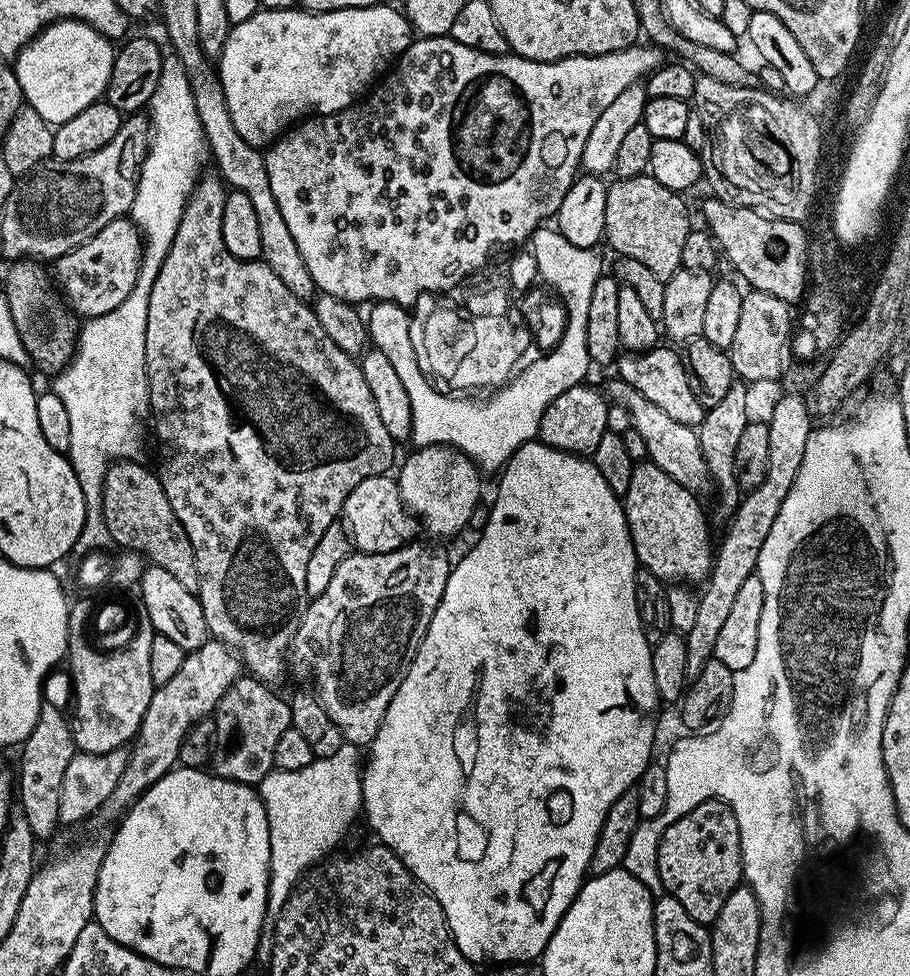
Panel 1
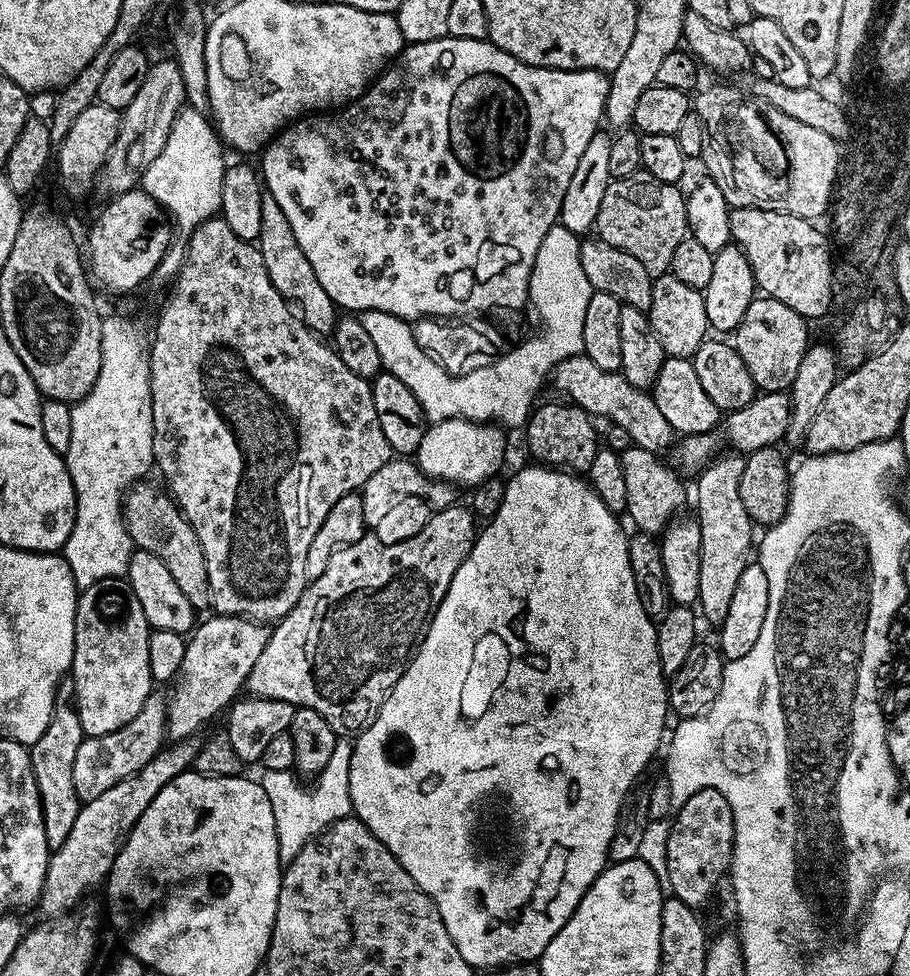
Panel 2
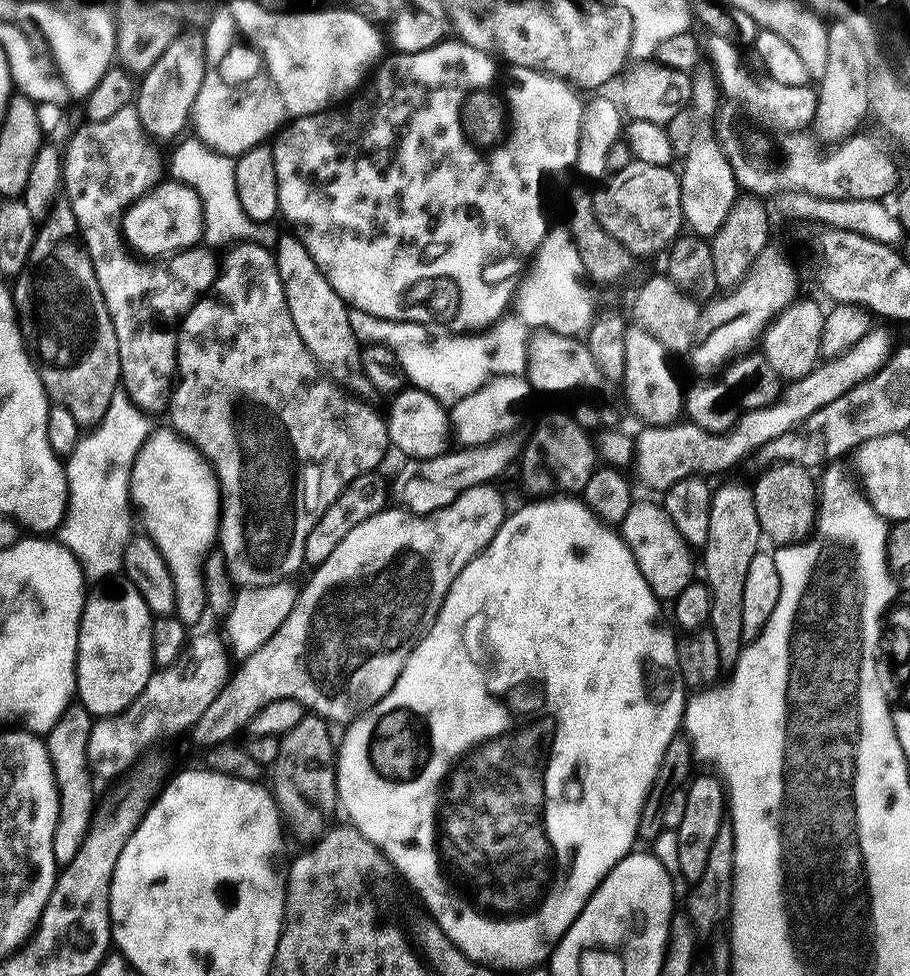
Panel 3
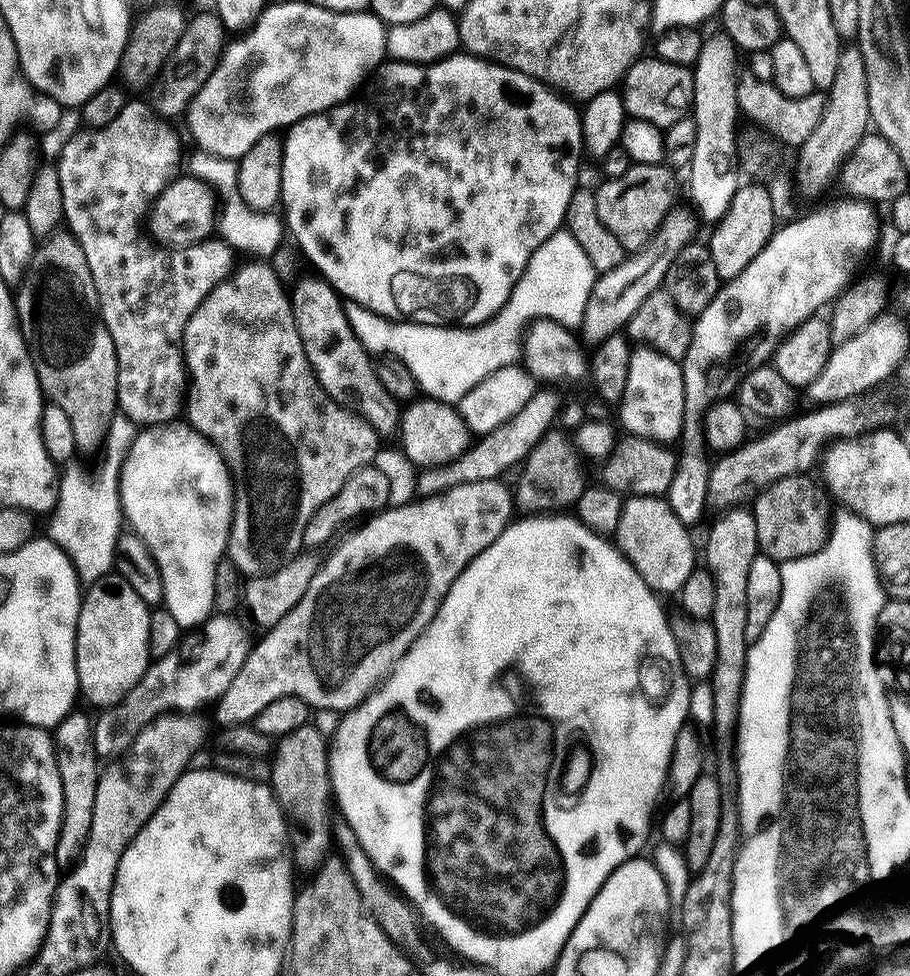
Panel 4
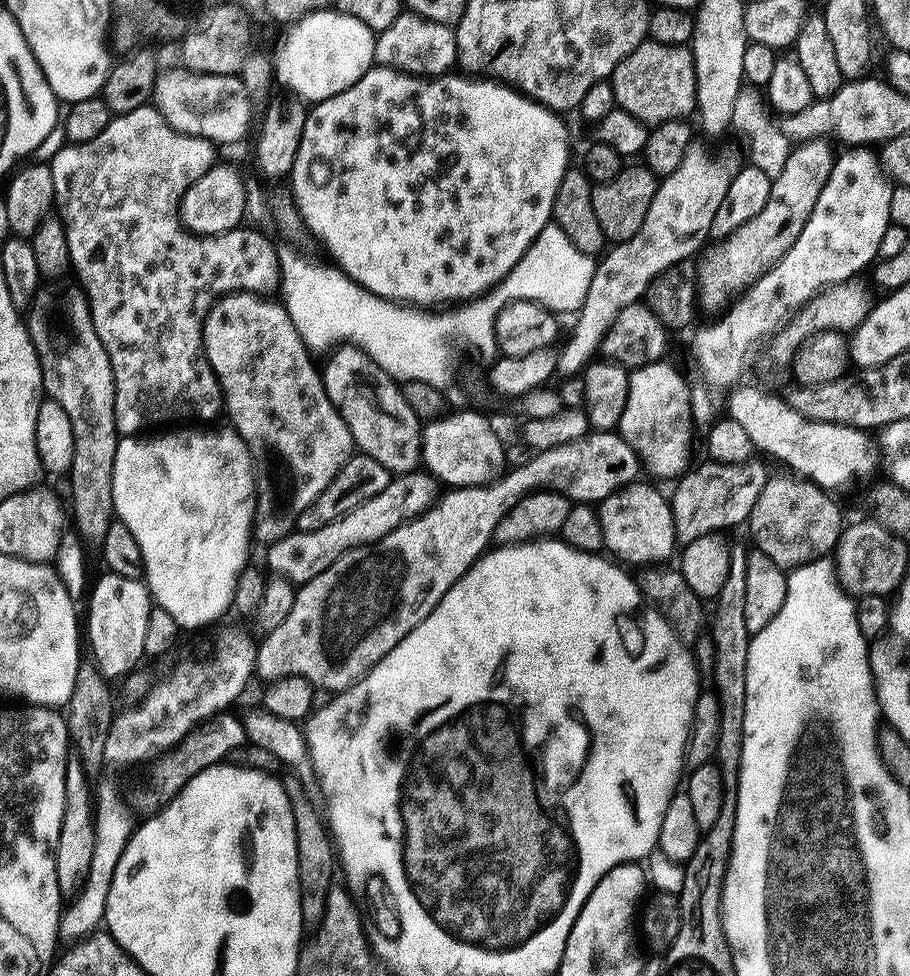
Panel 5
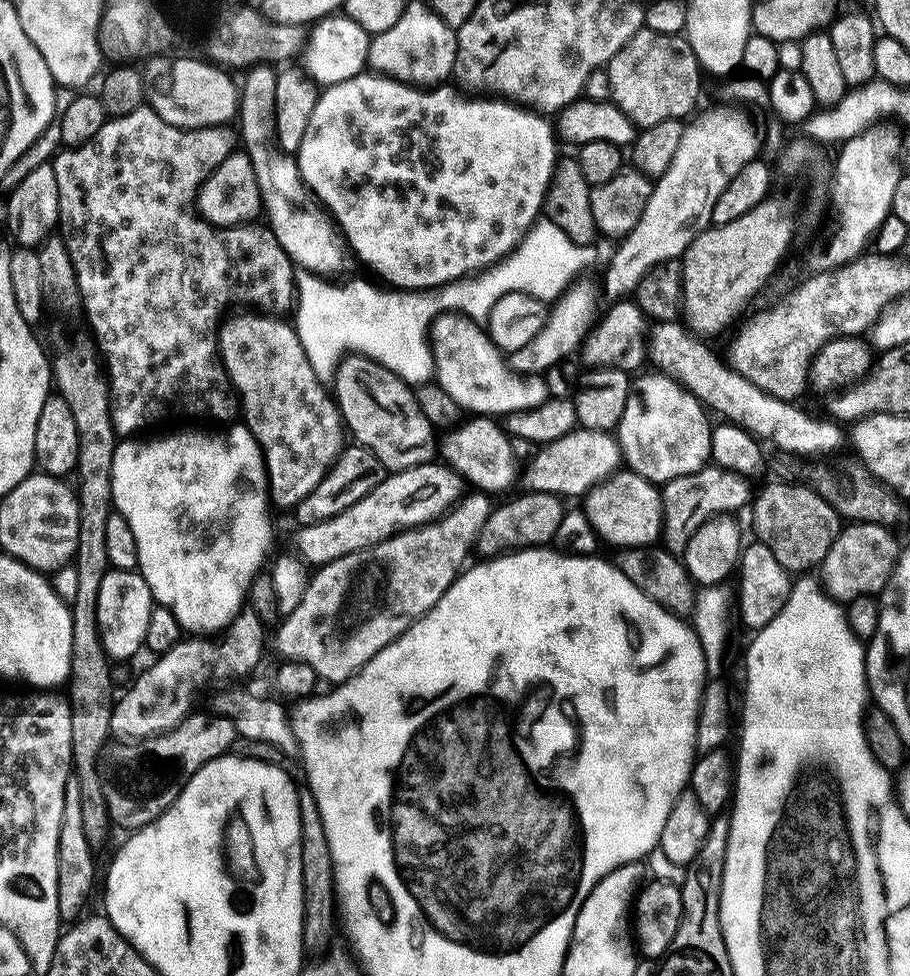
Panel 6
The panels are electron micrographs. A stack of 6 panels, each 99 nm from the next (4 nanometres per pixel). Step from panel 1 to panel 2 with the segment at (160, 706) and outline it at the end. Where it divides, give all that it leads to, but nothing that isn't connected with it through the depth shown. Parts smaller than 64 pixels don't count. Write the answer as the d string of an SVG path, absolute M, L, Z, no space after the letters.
M212 614L209 620L203 620L187 637L186 658L182 658L180 675L171 685L172 696L170 692L167 697L166 736L172 742L193 737L207 720L220 711L221 715L241 695L250 670L254 670L254 662L258 662L258 654L262 654L270 635L263 623L248 620L245 616Z

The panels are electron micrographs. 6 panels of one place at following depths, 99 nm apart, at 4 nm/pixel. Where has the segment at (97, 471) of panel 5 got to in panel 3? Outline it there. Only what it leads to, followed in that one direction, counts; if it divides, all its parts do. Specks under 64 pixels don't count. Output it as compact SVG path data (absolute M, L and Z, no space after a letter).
M67 198L55 199L37 227L28 261L25 262L24 269L15 276L10 291L24 346L38 370L38 378L49 401L70 410L70 414L74 414L74 418L82 426L98 424L108 409L110 398L122 384L118 334L114 334L114 322L110 322L110 314L106 310L94 266L83 243L78 239L74 210Z

